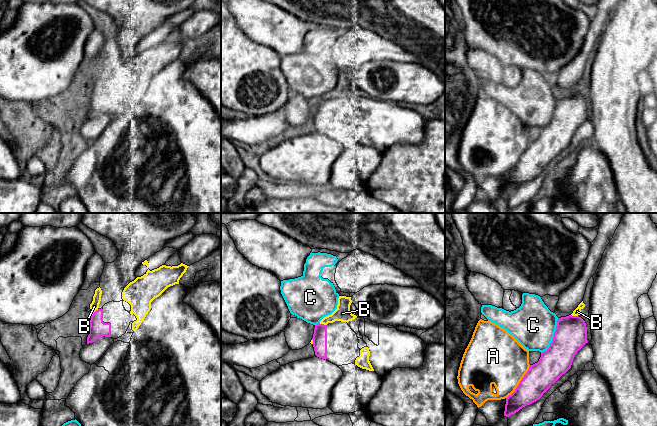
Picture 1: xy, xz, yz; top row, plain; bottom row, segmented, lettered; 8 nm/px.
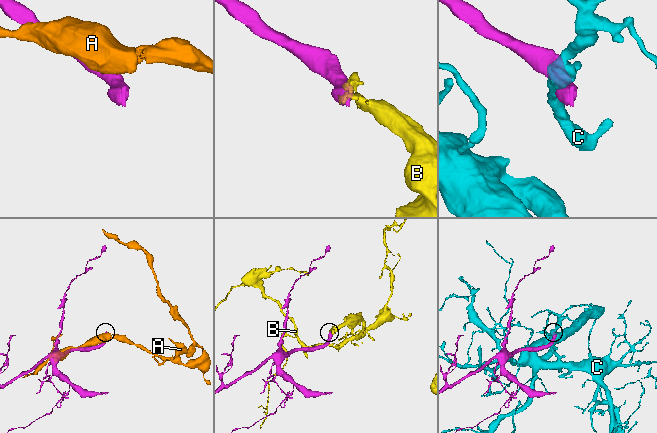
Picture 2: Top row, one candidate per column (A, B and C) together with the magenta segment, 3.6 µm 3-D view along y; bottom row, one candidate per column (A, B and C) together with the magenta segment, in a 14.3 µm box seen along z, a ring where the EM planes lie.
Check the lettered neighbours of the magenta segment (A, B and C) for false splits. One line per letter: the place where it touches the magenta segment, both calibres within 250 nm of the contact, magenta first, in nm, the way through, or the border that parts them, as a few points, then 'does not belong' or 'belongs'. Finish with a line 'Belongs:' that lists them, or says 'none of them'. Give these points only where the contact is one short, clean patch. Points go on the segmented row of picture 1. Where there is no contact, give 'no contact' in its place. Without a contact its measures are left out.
A: contact yz (520, 382); calibres 220 and 420 nm; does not belong
B: contact xy (94, 312); calibres 140 and 70 nm; way xy (97, 329), (94, 312), (94, 306); belongs
C: contact yz (554, 336); calibres 260 and 360 nm; does not belong
Belongs: B

